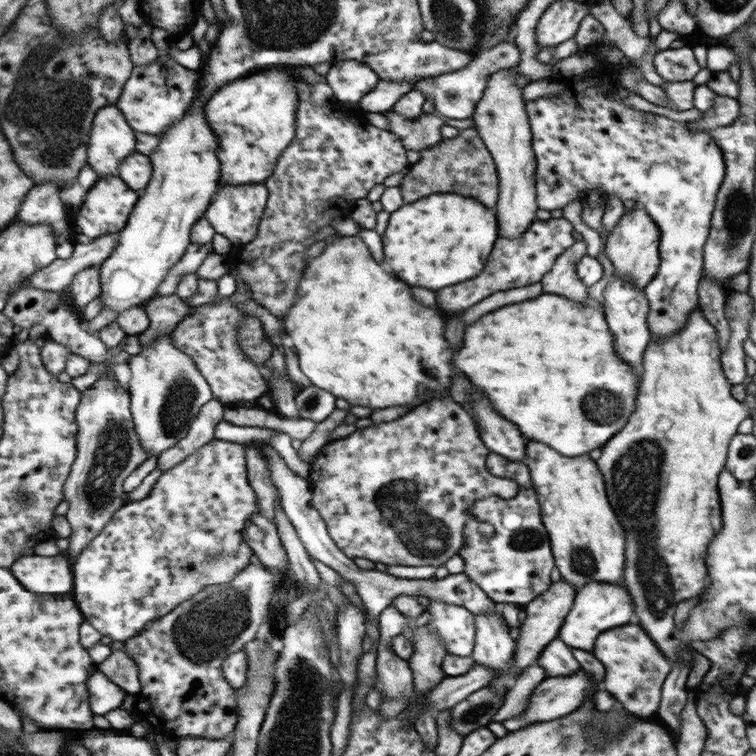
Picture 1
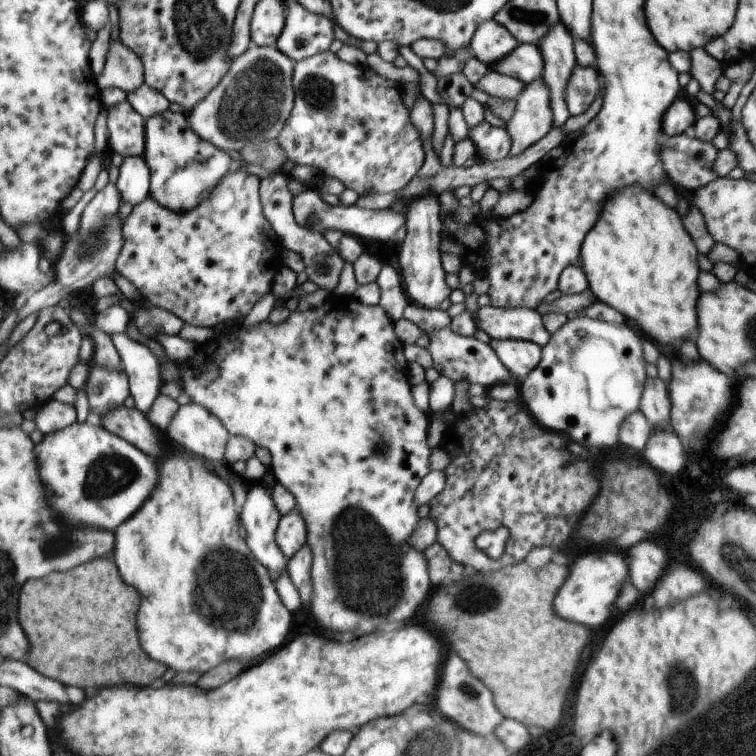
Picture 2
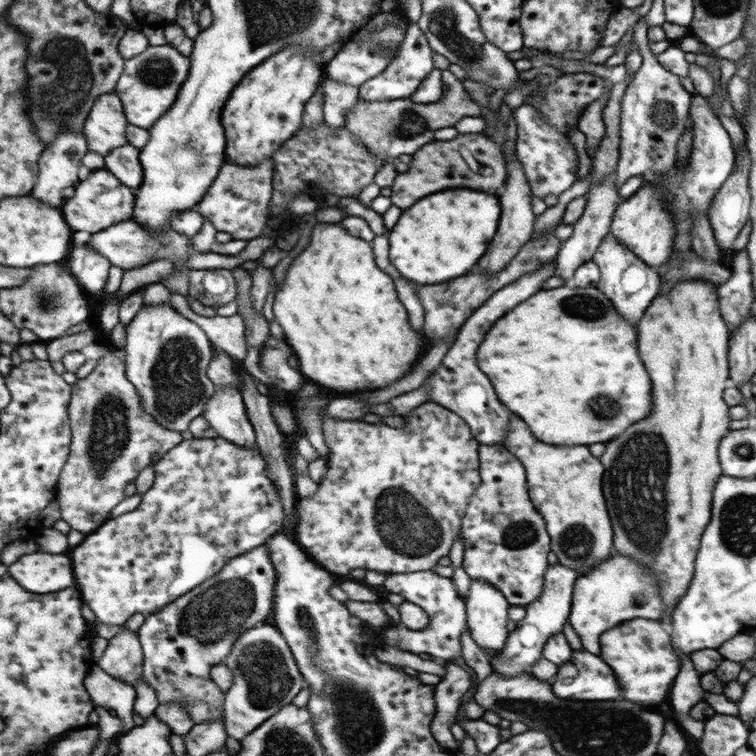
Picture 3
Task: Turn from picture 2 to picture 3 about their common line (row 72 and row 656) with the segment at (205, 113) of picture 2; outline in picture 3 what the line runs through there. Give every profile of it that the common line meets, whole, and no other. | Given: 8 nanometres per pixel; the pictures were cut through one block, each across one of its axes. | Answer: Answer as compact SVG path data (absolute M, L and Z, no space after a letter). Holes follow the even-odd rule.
M267 623L252 626L238 634L231 654L224 662L232 670L232 685L224 702L228 735L238 742L251 730L259 727L282 706L292 702L301 690L301 676L295 668L296 660L289 654L286 641L277 628Z

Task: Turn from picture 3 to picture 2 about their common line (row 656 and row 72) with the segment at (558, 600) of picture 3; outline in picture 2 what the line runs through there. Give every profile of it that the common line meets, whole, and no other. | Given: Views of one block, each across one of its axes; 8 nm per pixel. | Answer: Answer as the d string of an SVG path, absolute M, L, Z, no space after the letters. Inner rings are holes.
M518 44L514 51L502 61L489 66L490 71L511 76L521 80L523 84L529 84L537 76L542 74L543 62L539 48L531 44Z

